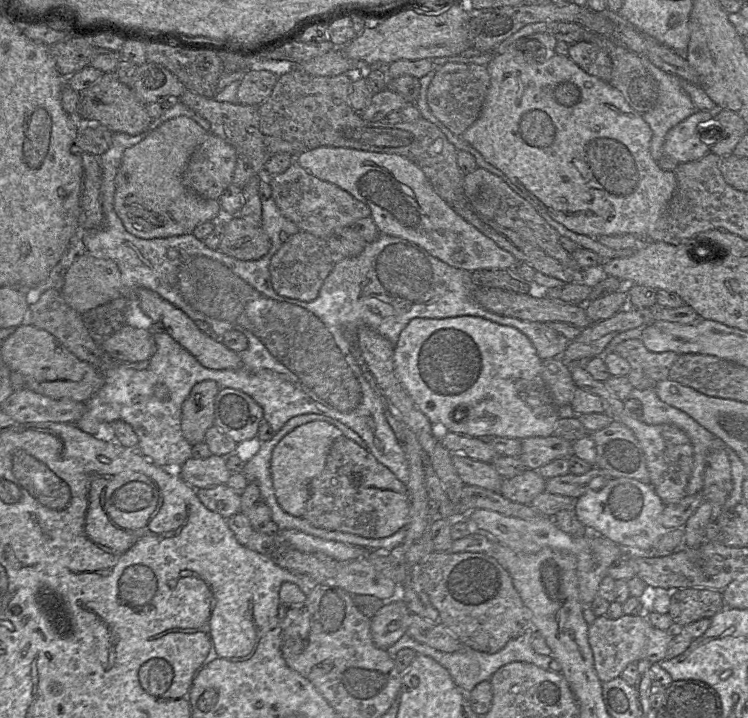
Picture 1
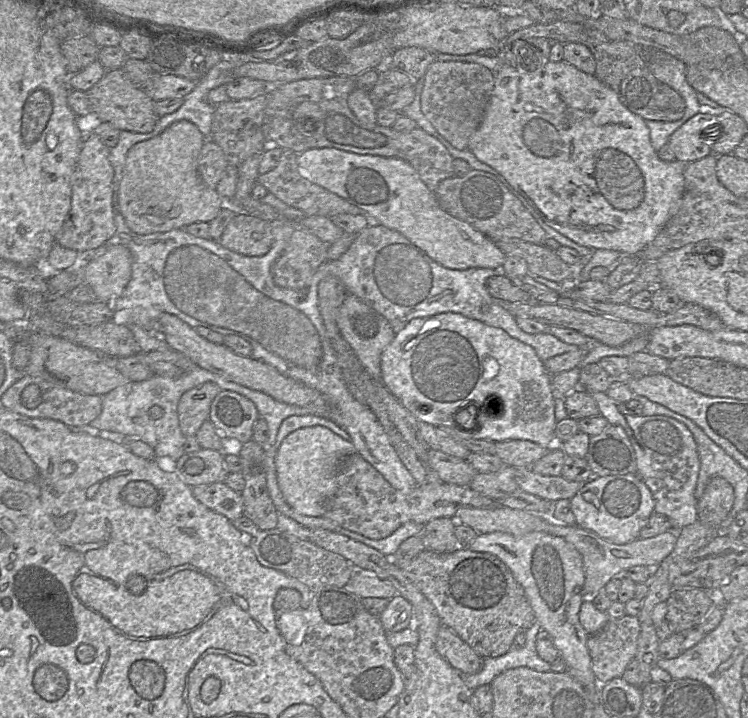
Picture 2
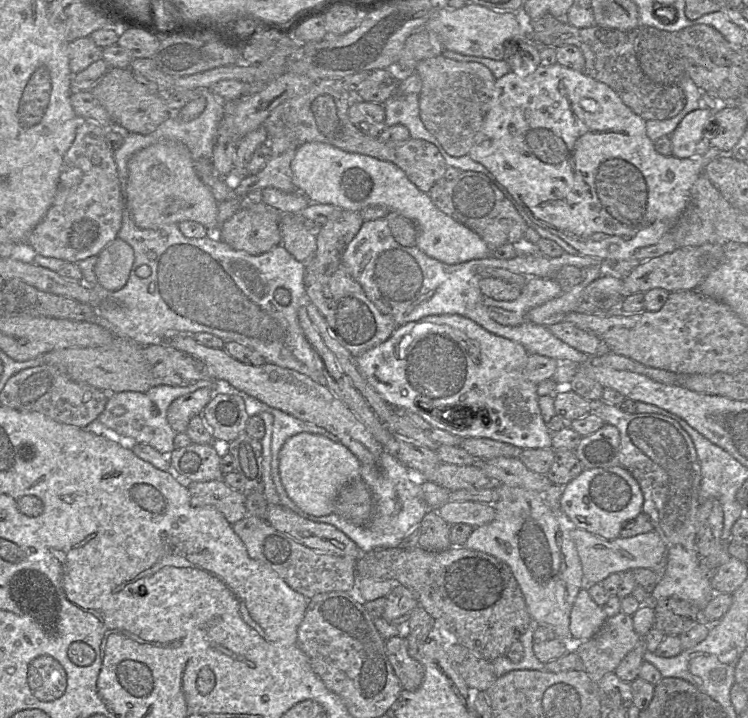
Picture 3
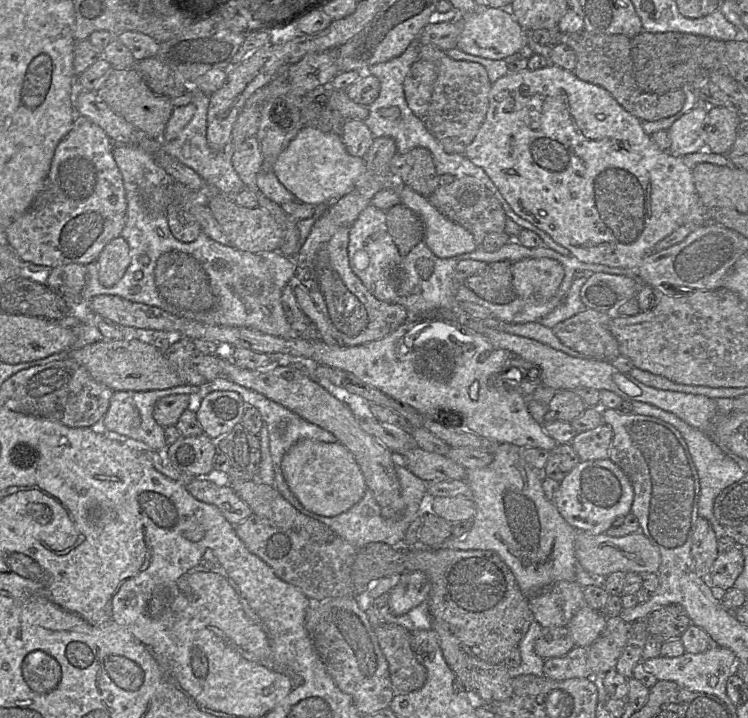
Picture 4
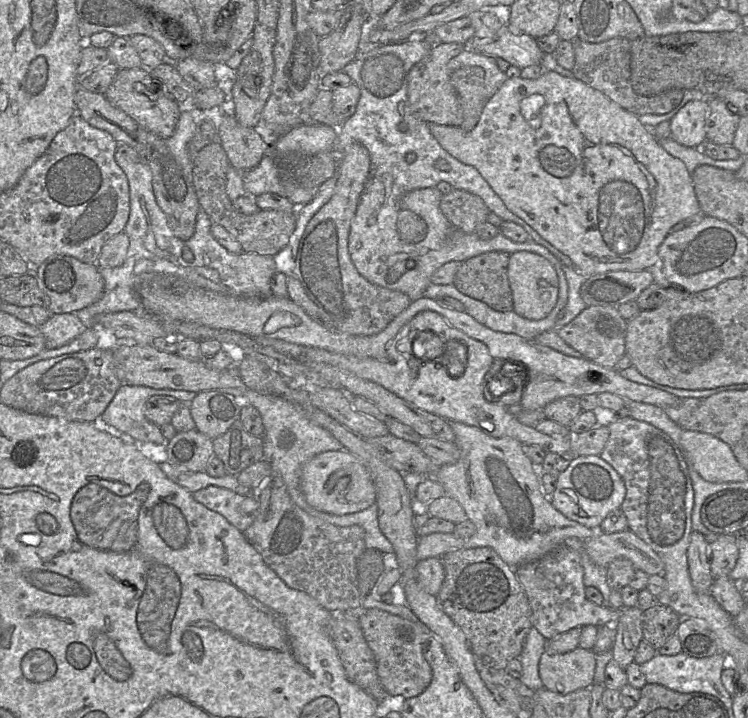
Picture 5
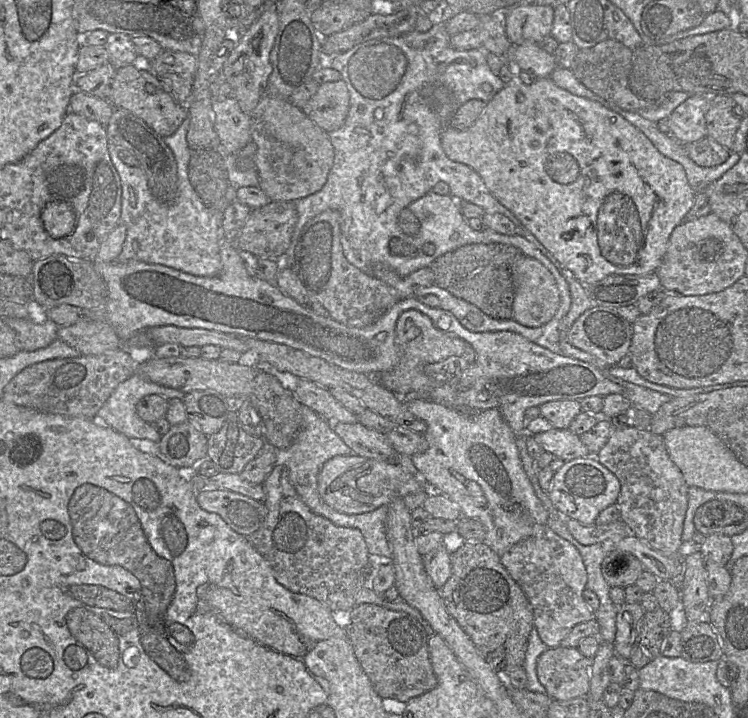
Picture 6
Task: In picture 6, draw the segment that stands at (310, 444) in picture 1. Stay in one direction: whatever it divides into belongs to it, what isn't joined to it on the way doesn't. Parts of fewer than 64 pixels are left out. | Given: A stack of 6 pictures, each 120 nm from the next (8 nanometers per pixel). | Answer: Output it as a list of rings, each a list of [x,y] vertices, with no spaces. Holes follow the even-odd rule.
[[[356,454],[339,455],[326,461],[318,475],[318,493],[329,507],[344,514],[363,514],[389,505],[397,498],[426,490],[425,482],[396,463],[369,459]]]

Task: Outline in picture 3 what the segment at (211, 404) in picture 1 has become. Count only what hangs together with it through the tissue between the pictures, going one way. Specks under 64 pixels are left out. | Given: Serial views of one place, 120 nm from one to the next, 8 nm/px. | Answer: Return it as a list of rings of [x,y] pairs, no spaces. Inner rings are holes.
[[[201,388],[175,399],[166,413],[167,421],[173,431],[176,434],[186,432],[190,420],[202,414],[214,393],[212,389]]]

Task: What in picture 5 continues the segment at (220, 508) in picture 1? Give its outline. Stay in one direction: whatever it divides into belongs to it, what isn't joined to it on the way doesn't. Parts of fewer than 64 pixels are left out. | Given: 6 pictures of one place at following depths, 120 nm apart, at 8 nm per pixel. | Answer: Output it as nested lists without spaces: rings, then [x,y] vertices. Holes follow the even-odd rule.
[[[211,485],[192,495],[197,502],[221,514],[241,532],[254,522],[258,514],[259,502],[254,494],[240,495],[230,489]]]

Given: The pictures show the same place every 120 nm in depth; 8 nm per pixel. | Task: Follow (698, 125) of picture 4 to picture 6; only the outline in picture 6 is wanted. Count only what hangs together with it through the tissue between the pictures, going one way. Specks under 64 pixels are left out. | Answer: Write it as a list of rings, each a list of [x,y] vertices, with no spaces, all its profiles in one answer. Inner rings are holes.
[[[690,95],[668,116],[670,135],[681,144],[707,136],[706,114],[709,96]]]

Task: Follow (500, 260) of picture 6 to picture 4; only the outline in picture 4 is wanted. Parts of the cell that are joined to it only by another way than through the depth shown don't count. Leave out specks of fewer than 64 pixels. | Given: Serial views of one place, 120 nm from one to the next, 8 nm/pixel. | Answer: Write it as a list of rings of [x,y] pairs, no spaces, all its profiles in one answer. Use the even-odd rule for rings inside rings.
[[[508,260],[487,264],[483,271],[468,277],[463,284],[482,299],[494,304],[508,304],[516,298],[512,262]]]

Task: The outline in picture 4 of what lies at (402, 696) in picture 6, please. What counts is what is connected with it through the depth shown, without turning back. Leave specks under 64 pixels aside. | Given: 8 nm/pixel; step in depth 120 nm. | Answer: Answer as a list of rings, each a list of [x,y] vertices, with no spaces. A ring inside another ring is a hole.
[[[384,623],[375,627],[374,633],[387,660],[395,692],[407,694],[422,688],[427,670],[411,648],[411,632],[396,624]]]

